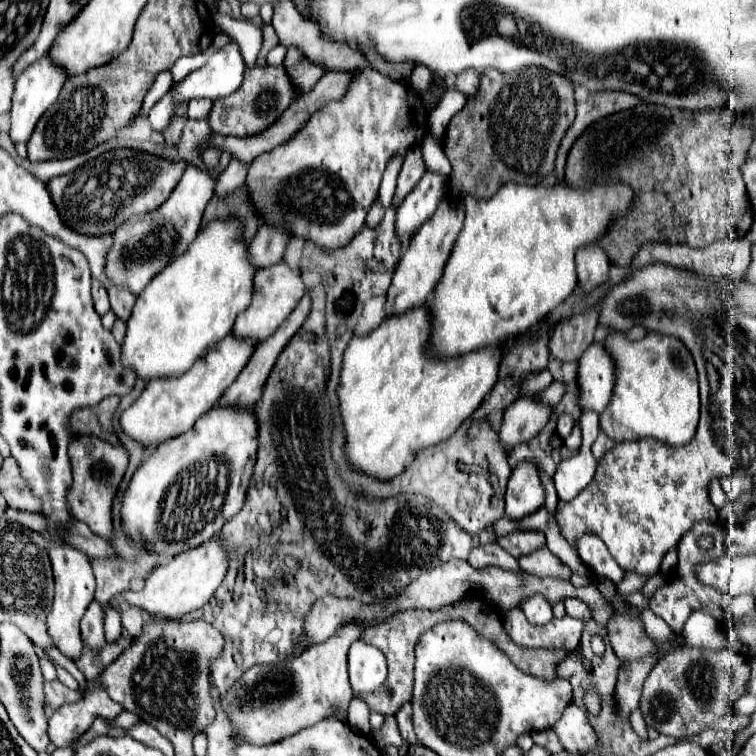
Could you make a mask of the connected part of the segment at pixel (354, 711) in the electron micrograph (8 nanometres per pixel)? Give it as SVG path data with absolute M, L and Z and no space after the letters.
M352 698L352 704L348 706L348 724L350 724L350 728L368 736L368 732L370 732L368 716L370 716L370 710L366 708L366 704L358 698Z

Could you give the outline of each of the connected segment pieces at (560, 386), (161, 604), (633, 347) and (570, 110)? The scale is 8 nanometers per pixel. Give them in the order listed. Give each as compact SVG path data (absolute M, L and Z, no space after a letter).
M552 382L552 386L548 386L544 392L540 392L538 394L538 398L542 400L542 402L546 402L546 404L550 404L550 406L554 406L554 404L558 404L560 400L562 400L562 396L564 396L564 392L566 392L566 384L564 382Z
M212 538L198 548L192 548L188 552L182 552L174 556L168 564L158 566L150 572L146 578L146 586L140 592L124 592L124 600L130 602L136 608L144 608L154 616L168 616L172 620L180 620L188 612L194 612L202 608L216 588L222 584L224 576L228 572L228 552L224 552L224 544L220 544L218 538Z
M612 332L604 342L616 360L616 388L610 406L600 414L600 428L616 442L656 438L670 446L684 446L692 440L698 426L698 378L688 348L672 336L648 334L644 340L628 342L624 332Z
M536 66L512 74L486 68L480 74L476 96L468 98L444 134L444 154L454 170L450 194L458 194L458 190L498 190L508 180L542 182L554 170L560 140L572 126L574 114L574 84L566 76Z

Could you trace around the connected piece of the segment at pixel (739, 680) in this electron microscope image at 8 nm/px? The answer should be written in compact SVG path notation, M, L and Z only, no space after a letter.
M684 646L666 654L644 682L640 708L646 726L676 740L688 740L734 714L734 704L746 694L752 666L736 652Z

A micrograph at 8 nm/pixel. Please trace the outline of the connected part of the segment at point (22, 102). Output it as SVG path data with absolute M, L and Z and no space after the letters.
M46 54L40 60L36 60L36 64L30 64L16 80L16 92L14 92L14 102L12 102L12 128L10 128L10 138L12 142L28 142L30 134L34 132L34 126L38 122L38 118L46 112L46 108L50 104L56 102L64 82L66 82L68 74L64 72L64 68L60 68L58 64L54 64L54 60Z

